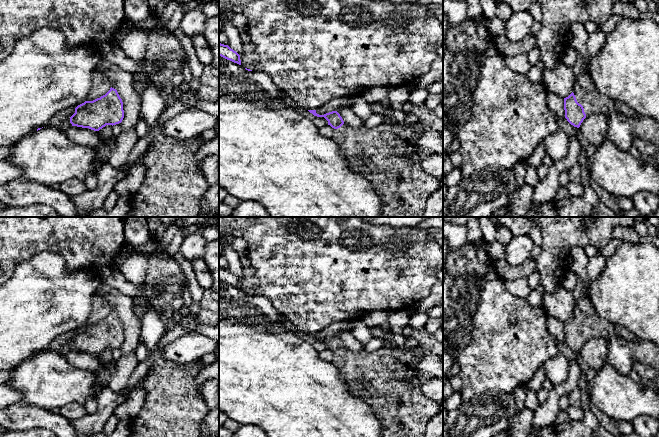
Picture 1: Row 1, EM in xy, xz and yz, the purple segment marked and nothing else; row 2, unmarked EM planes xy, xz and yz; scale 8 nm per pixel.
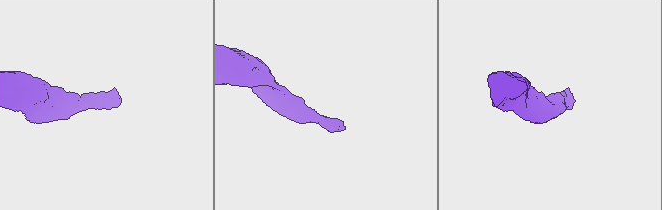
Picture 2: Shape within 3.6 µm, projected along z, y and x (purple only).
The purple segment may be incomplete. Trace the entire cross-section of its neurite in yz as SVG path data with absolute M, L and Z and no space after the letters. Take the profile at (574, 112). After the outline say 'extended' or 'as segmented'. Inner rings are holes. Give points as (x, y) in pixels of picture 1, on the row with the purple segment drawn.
M580 72L576 76L574 91L564 98L564 110L567 121L577 128L588 115L596 113L609 116L620 112L630 118L638 117L628 105L598 92L589 72Z; extended

